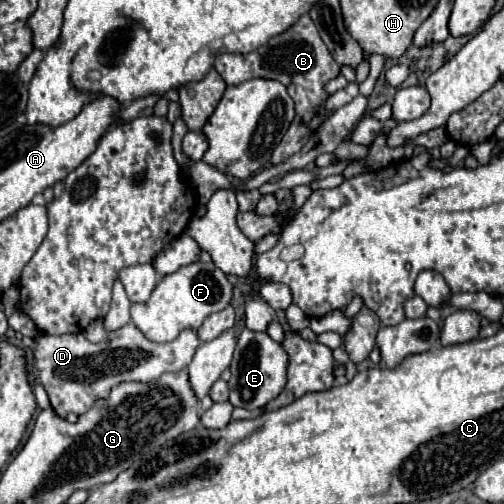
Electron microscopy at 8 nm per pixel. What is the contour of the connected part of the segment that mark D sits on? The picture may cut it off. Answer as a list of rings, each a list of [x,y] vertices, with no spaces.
[[[127,324],[99,344],[91,344],[81,332],[63,336],[41,336],[37,338],[35,360],[37,360],[37,380],[45,386],[51,406],[59,416],[69,412],[83,414],[95,402],[95,398],[105,398],[109,390],[125,380],[151,382],[163,372],[177,372],[191,364],[193,354],[199,346],[197,330],[185,328],[173,342],[159,344],[149,340],[135,324]]]

